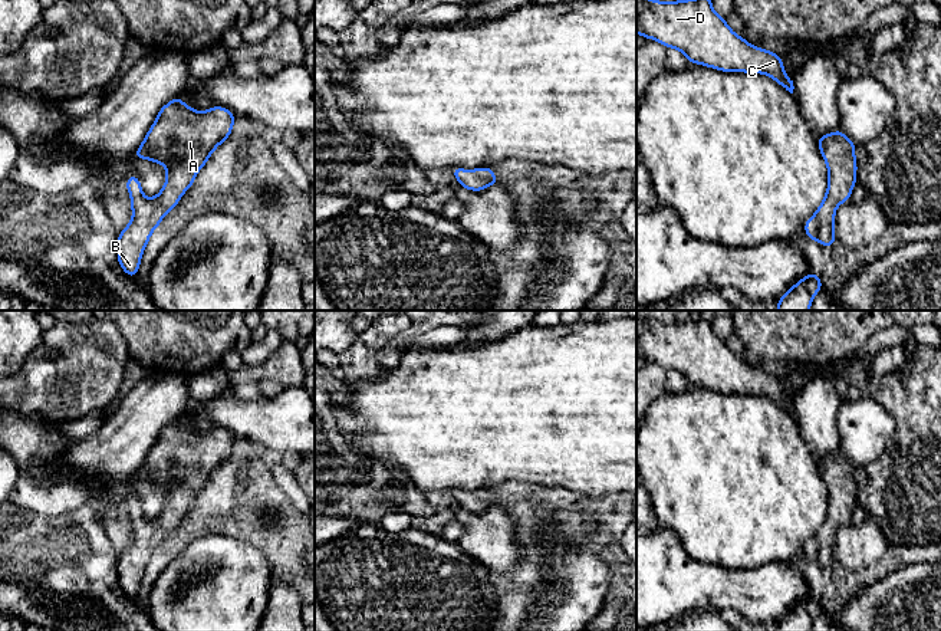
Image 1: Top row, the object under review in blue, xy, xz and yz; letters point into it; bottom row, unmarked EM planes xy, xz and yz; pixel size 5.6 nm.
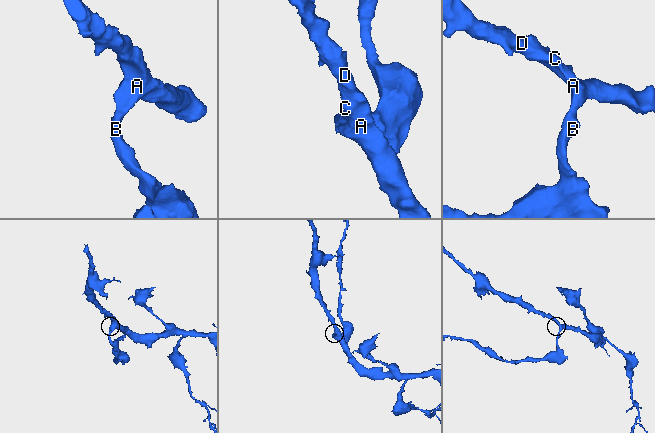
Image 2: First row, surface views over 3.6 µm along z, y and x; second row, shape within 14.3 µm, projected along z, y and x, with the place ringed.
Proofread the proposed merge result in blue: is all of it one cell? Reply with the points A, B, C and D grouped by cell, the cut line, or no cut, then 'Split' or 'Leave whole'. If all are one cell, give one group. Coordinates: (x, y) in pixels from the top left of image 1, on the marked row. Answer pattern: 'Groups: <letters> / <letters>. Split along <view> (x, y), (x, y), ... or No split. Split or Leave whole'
Groups: A B C D. No split. Leave whole

